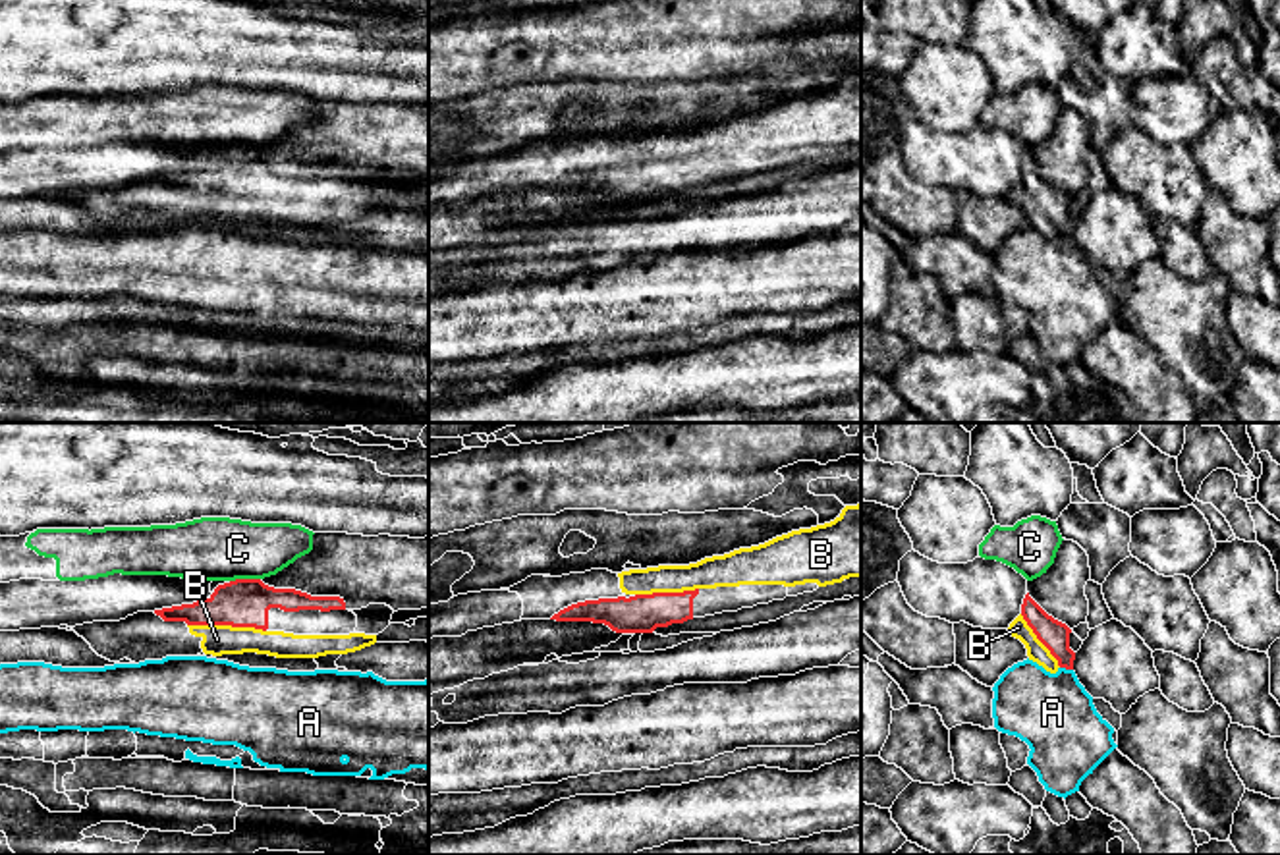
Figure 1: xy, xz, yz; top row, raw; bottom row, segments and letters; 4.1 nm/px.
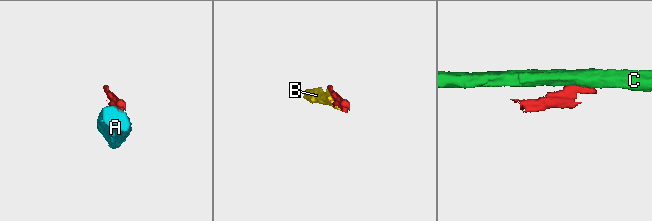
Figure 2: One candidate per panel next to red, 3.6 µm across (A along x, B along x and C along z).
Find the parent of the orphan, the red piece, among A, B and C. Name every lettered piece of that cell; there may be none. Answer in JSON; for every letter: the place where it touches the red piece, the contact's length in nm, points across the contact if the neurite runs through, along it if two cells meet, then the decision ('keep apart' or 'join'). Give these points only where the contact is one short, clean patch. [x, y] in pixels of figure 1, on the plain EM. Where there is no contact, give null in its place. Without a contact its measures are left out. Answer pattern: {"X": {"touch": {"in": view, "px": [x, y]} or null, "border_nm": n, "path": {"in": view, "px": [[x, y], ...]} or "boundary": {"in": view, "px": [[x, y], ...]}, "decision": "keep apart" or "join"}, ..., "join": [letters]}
{"A": {"touch": {"in": "yz", "px": [1066, 236]}, "border_nm": 60, "decision": "keep apart"}, "B": {"touch": {"in": "xy", "px": [226, 192]}, "border_nm": 320, "decision": "join"}, "C": {"touch": {"in": "xy", "px": [244, 147]}, "border_nm": 130, "boundary": {"in": "xy", "px": [[259, 145], [236, 145], [230, 149]]}, "decision": "keep apart"}, "join": ["B"]}

